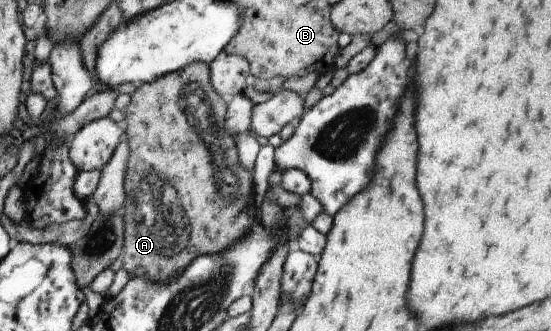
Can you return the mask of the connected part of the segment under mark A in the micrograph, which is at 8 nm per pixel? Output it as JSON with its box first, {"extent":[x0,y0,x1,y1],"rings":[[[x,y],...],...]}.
{"extent":[122,62,251,283],"rings":[[[193,62],[158,77],[149,83],[139,83],[135,90],[129,94],[130,100],[125,107],[125,118],[123,122],[124,132],[127,136],[129,155],[127,158],[127,170],[124,173],[123,189],[126,193],[123,201],[123,248],[122,268],[130,277],[145,276],[153,281],[163,283],[168,277],[179,273],[185,266],[200,255],[218,253],[235,243],[248,228],[236,228],[236,226],[250,226],[248,218],[244,216],[243,204],[247,202],[245,194],[251,190],[251,174],[237,163],[235,155],[235,138],[230,137],[223,128],[223,118],[227,107],[227,101],[218,96],[211,87],[209,81],[209,65],[201,62]]]}

